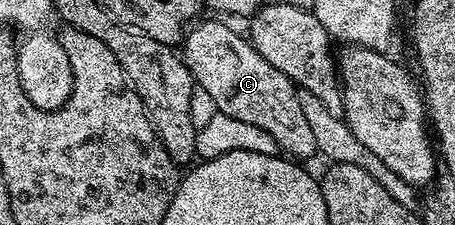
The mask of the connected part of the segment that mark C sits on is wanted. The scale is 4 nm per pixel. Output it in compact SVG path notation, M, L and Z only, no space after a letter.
M215 19L198 23L182 40L181 58L198 90L213 97L216 112L237 117L237 121L249 121L249 125L257 125L257 129L265 129L265 133L273 137L276 148L292 160L304 161L310 155L314 156L313 133L301 110L300 92L291 79L273 69L273 65L253 49L250 41L244 36L242 39L233 28Z

